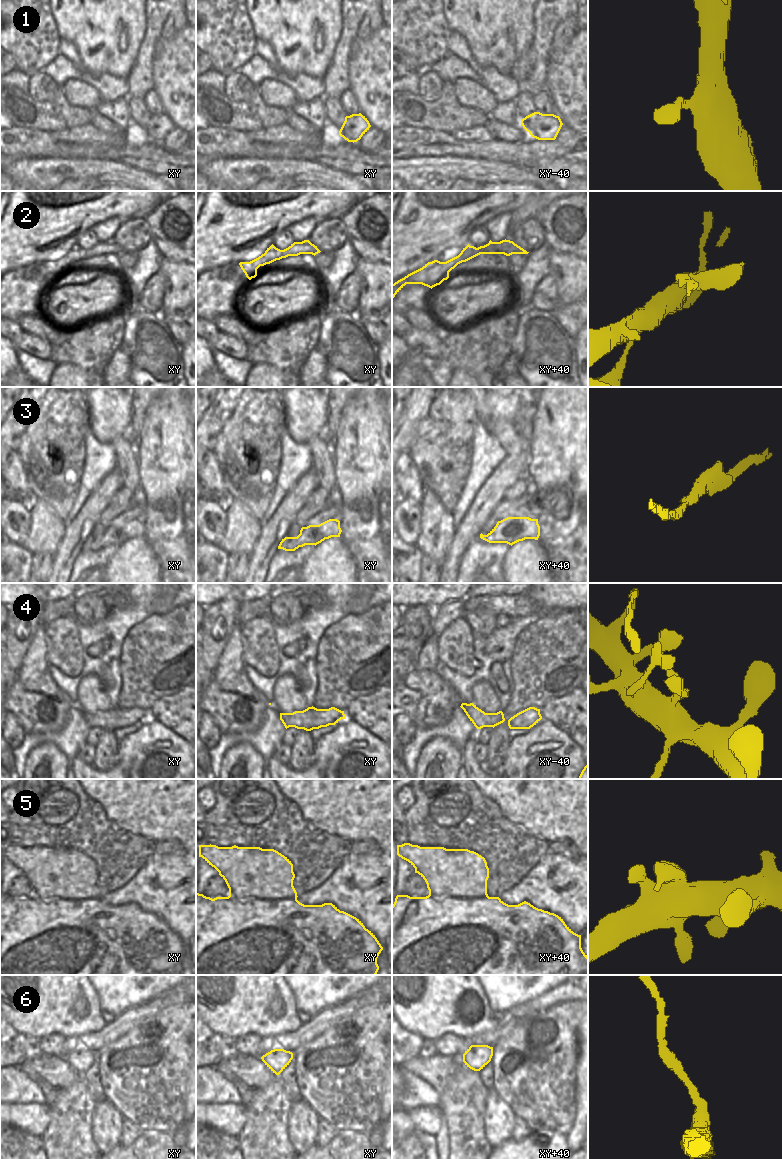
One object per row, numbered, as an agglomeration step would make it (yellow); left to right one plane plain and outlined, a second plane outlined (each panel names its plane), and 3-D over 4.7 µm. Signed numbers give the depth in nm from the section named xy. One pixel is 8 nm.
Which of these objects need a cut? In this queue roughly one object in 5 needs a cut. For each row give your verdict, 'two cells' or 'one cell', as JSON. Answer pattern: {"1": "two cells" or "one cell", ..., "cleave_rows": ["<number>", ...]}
{"1": "one cell", "2": "one cell", "3": "one cell", "4": "one cell", "5": "two cells", "6": "one cell", "cleave_rows": ["5"]}

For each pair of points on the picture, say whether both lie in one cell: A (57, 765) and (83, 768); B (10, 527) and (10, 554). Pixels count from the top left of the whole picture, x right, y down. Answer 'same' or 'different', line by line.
A: different
B: different

